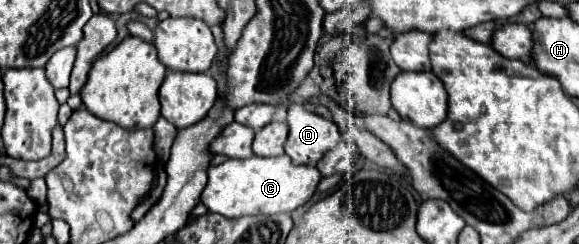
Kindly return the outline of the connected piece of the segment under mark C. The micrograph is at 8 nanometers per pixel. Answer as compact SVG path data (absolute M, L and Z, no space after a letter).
M288 155L258 157L250 159L228 159L208 169L208 185L202 191L202 203L212 211L228 219L244 215L274 215L290 213L304 205L320 183L320 171L310 165L292 165Z

